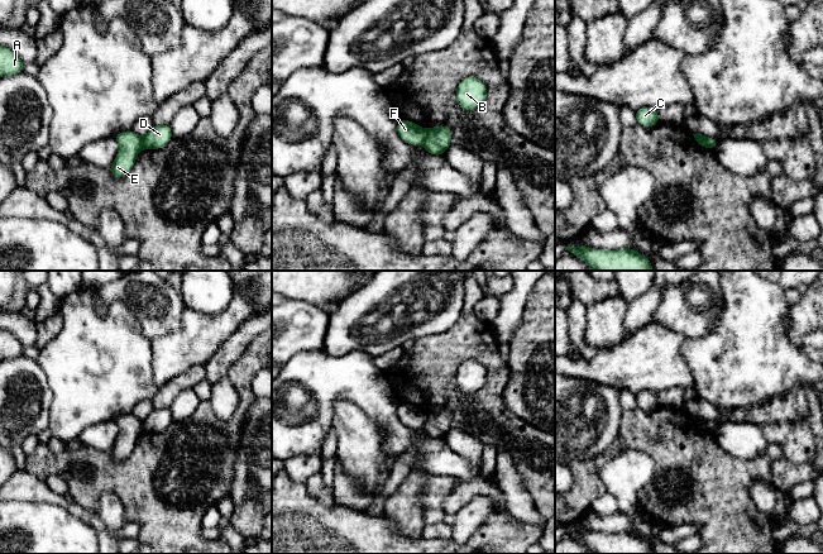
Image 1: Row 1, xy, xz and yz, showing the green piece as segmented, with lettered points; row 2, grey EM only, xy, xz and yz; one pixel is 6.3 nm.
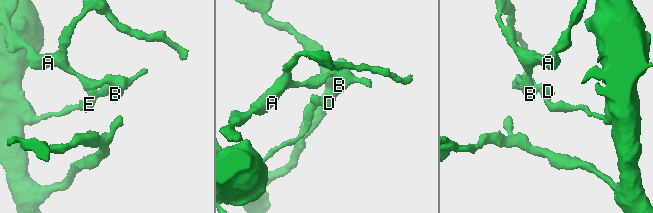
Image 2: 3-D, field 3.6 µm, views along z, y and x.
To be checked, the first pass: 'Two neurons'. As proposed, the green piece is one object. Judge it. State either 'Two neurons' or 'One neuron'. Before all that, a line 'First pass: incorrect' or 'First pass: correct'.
First pass: correct
Two neurons

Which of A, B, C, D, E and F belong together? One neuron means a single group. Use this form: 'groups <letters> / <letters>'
groups A B C D / E F

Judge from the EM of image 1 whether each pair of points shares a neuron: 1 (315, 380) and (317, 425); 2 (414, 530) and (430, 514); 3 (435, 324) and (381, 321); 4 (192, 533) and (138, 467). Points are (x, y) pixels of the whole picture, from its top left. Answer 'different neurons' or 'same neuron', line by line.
1: same neuron
2: different neurons
3: same neuron
4: same neuron

